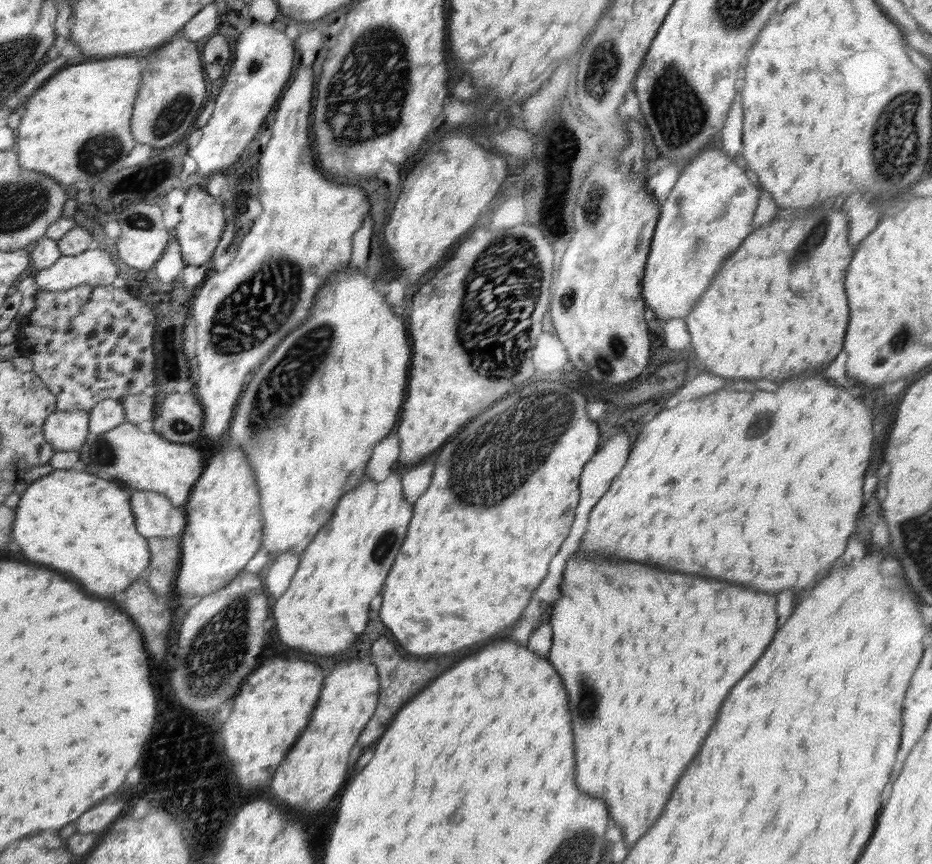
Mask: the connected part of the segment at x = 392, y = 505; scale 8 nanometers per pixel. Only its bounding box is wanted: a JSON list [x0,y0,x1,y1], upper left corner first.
[272,470,413,656]

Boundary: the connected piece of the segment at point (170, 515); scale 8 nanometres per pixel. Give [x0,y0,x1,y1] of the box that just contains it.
[130,489,188,538]

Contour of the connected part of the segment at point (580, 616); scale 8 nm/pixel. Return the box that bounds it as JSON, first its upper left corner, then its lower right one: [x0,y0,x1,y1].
[548,552,778,848]

